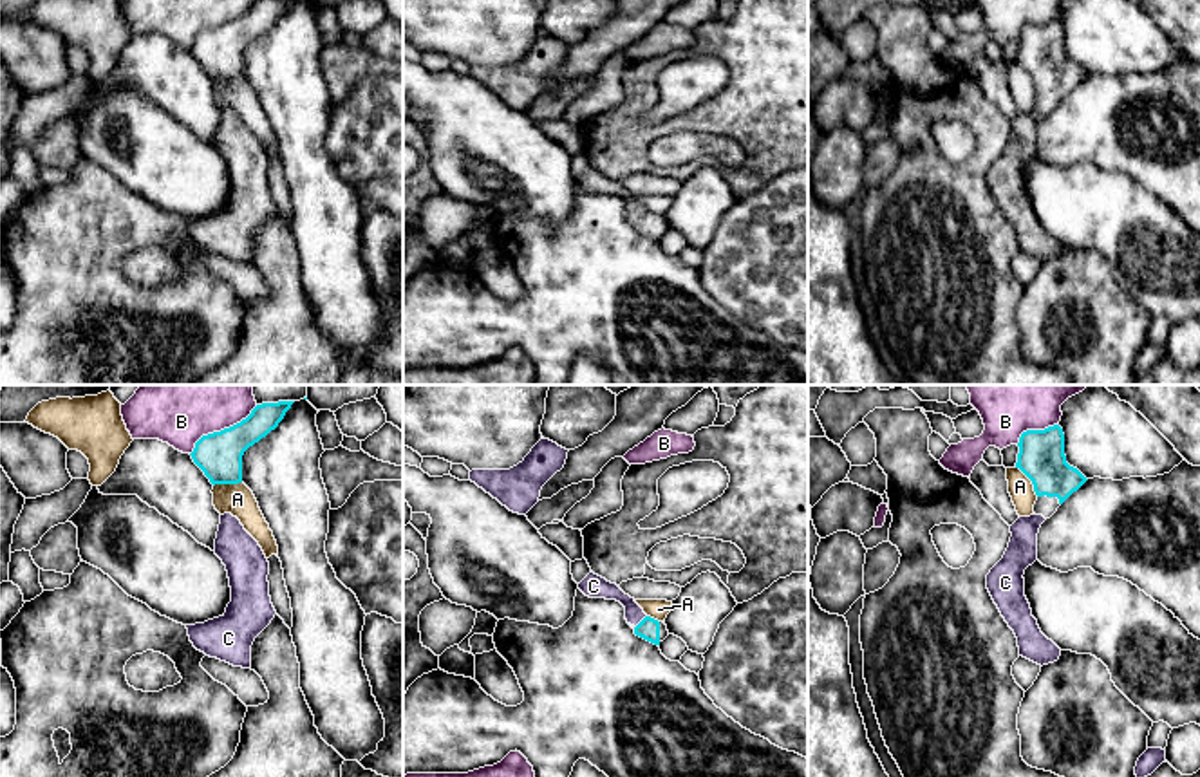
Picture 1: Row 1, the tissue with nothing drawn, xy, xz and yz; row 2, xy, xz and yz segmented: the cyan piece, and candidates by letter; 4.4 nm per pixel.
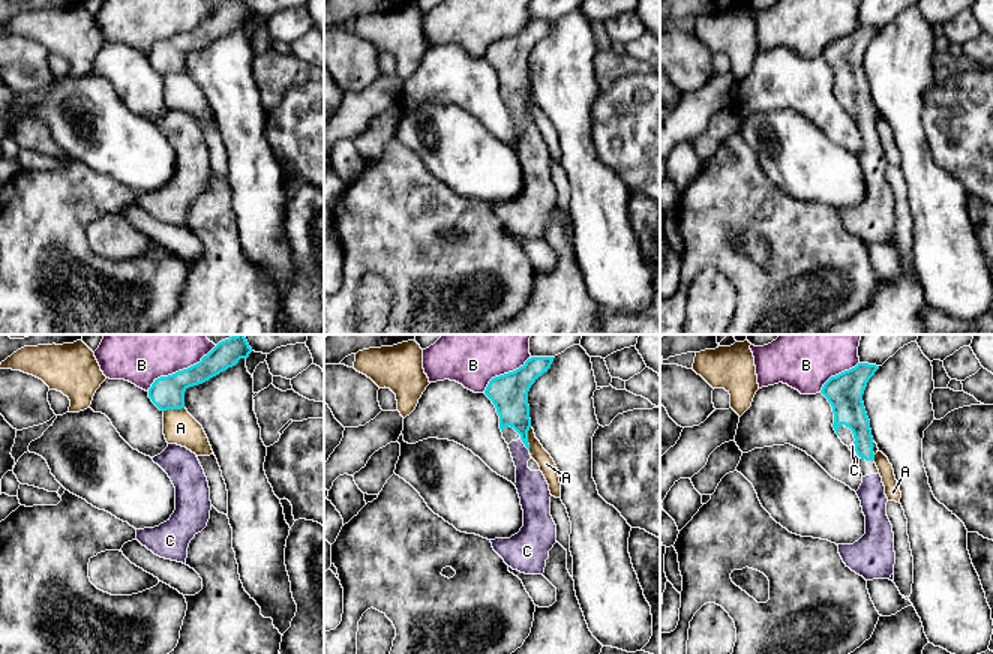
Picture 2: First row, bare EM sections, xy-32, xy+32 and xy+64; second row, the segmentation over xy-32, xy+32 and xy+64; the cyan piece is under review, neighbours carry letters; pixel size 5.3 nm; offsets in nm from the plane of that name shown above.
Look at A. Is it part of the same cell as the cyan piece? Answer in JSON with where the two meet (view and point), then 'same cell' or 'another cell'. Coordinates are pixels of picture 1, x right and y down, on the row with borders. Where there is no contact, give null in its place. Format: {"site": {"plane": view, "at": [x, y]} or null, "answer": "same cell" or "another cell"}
{"site": {"plane": "yz", "at": [1031, 479]}, "answer": "another cell"}

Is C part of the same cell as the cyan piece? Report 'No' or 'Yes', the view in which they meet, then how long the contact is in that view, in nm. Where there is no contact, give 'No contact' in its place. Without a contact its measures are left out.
Yes. Touches cyan in xz. Shared border 80 nm

